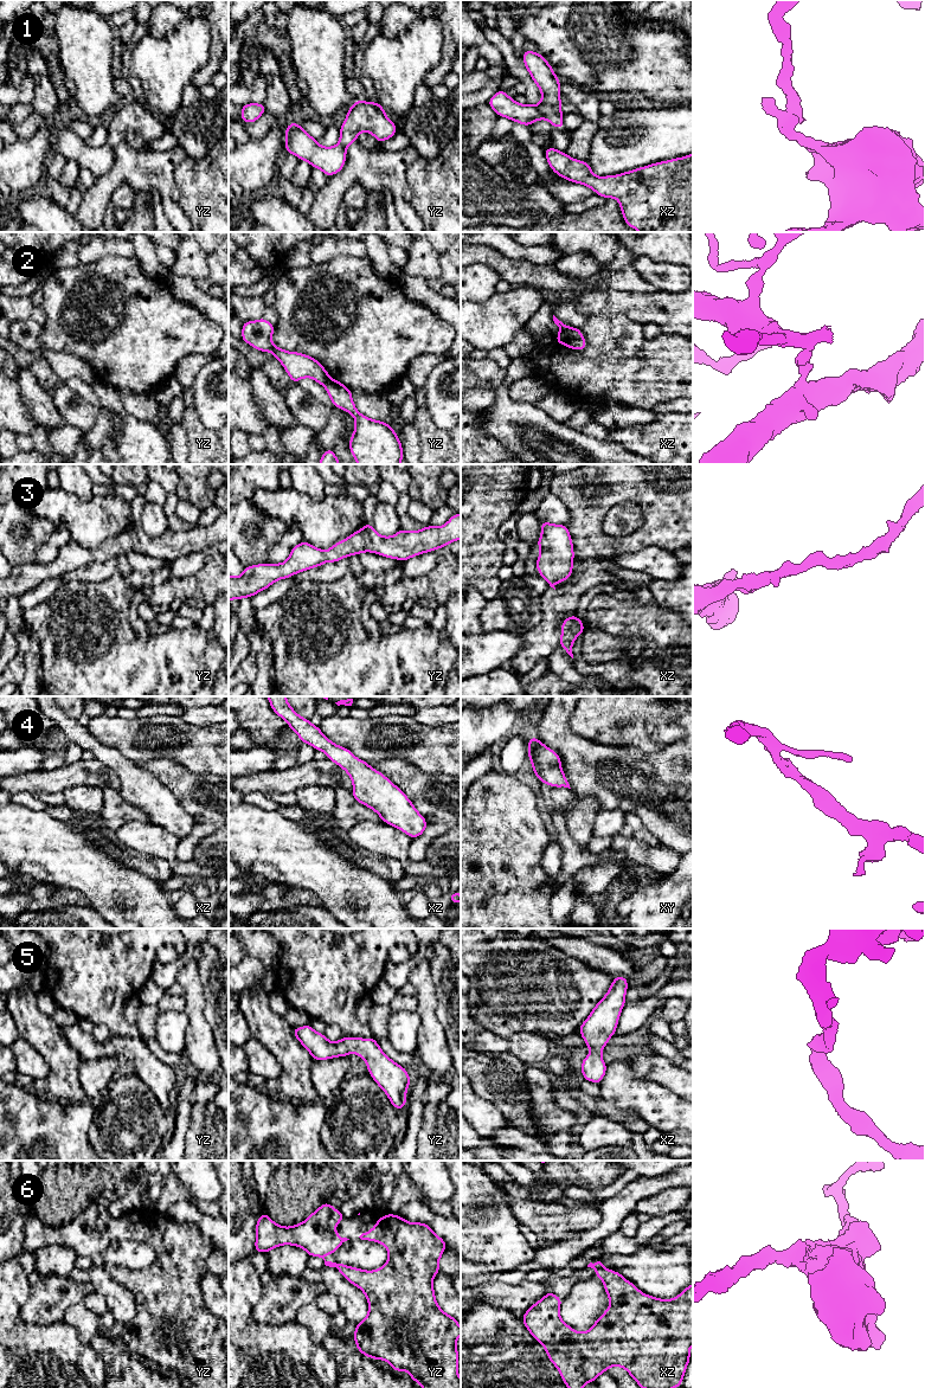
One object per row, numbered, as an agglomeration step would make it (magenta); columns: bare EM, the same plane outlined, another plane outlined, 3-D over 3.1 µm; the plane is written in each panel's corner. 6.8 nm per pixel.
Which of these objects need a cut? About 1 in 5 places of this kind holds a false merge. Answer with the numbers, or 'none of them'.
1, 2

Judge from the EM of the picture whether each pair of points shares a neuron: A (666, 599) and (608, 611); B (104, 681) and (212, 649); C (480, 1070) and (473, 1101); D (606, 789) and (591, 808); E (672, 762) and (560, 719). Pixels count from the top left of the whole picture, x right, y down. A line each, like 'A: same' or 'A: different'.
A: different
B: different
C: different
D: different
E: same

